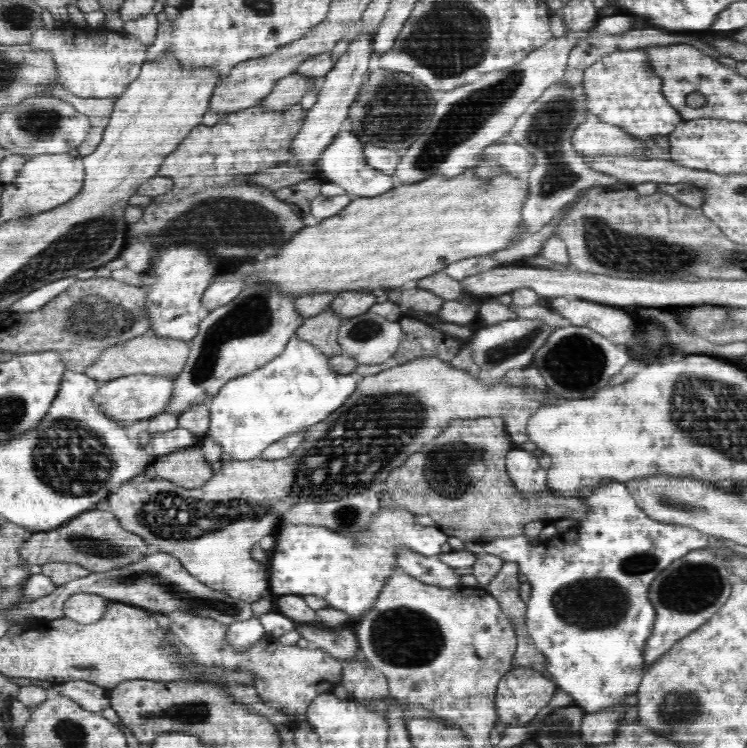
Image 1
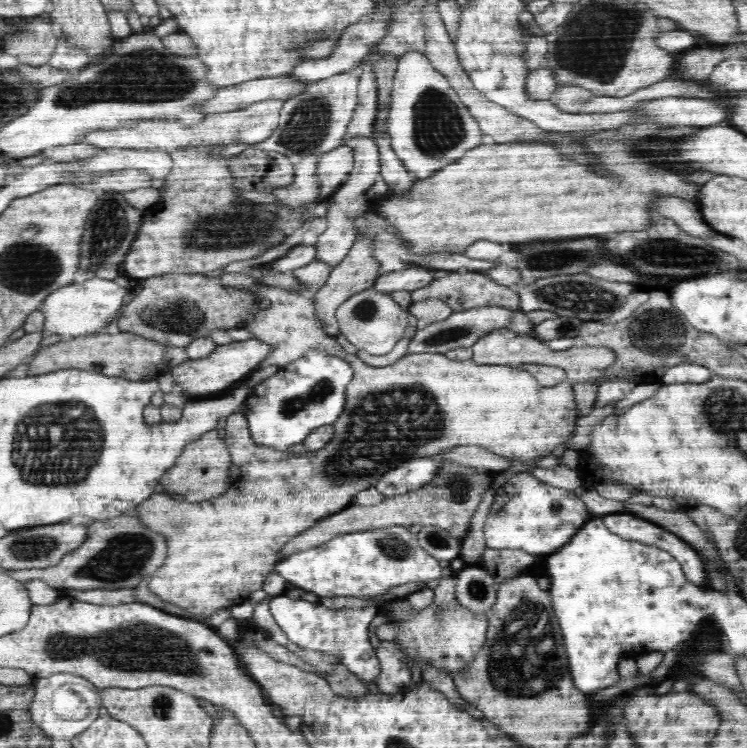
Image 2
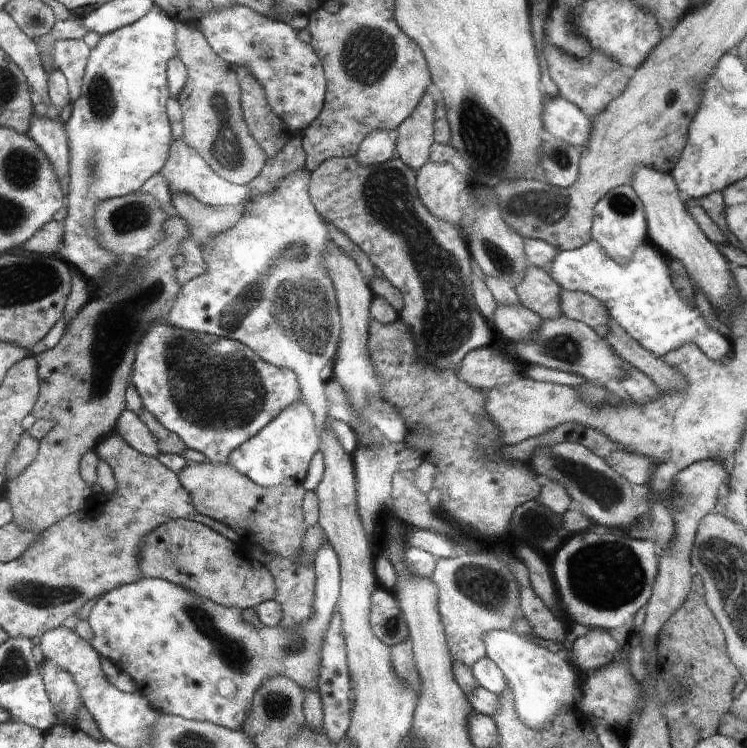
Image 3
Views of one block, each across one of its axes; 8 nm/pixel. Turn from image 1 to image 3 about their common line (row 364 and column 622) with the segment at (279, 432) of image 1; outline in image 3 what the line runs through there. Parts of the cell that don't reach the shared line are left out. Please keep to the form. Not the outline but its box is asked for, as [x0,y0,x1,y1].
[549,239,729,361]

